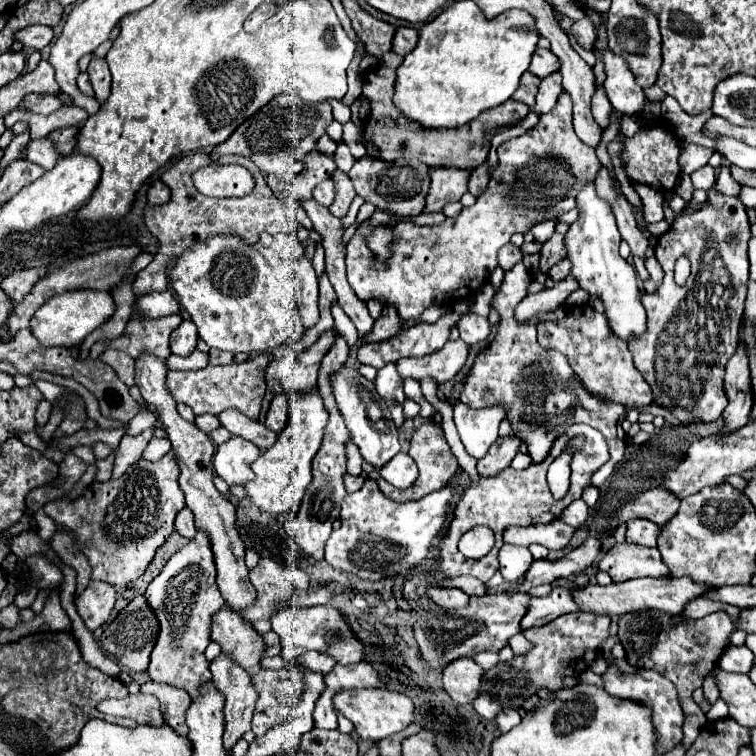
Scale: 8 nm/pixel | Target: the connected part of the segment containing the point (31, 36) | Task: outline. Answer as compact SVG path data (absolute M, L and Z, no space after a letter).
M29 26L25 30L19 30L15 38L33 50L43 50L53 40L53 28L49 26Z

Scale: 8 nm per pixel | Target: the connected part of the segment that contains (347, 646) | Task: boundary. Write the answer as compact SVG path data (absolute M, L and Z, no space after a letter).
M319 606L317 610L301 610L301 612L281 610L273 614L271 630L281 638L285 660L299 658L309 650L327 652L337 660L337 664L343 664L343 666L357 664L363 660L363 644L353 634L351 626L347 624L345 614L335 606Z

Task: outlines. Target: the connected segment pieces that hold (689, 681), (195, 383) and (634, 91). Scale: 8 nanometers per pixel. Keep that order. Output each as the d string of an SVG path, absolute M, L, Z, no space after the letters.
M635 610L619 618L617 638L625 648L627 662L635 668L639 666L657 670L675 684L679 692L679 702L685 712L683 736L687 748L693 744L701 726L707 722L707 716L693 702L691 694L695 688L703 684L703 678L715 668L715 662L721 658L725 646L729 646L731 632L733 632L733 622L725 612L715 612L705 618L691 620L683 616L671 616L661 610Z
M261 352L245 362L227 364L227 366L205 366L195 372L177 372L171 370L167 374L167 388L175 402L183 402L191 406L191 410L199 414L221 414L223 410L239 410L251 420L259 420L261 400L265 394L265 368L273 360L271 352Z
M609 48L603 50L603 64L605 64L605 92L611 106L623 114L637 114L641 112L643 104L647 102L641 86L637 86L629 64L613 54Z

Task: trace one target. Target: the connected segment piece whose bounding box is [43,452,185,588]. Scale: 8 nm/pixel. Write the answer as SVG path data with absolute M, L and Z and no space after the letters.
M167 452L157 462L135 462L117 480L91 484L77 500L47 502L43 510L55 520L59 532L69 530L75 536L77 548L87 556L91 566L91 580L109 582L119 588L145 572L157 548L175 530L175 516L185 508L185 494L177 478L179 466L175 454Z

